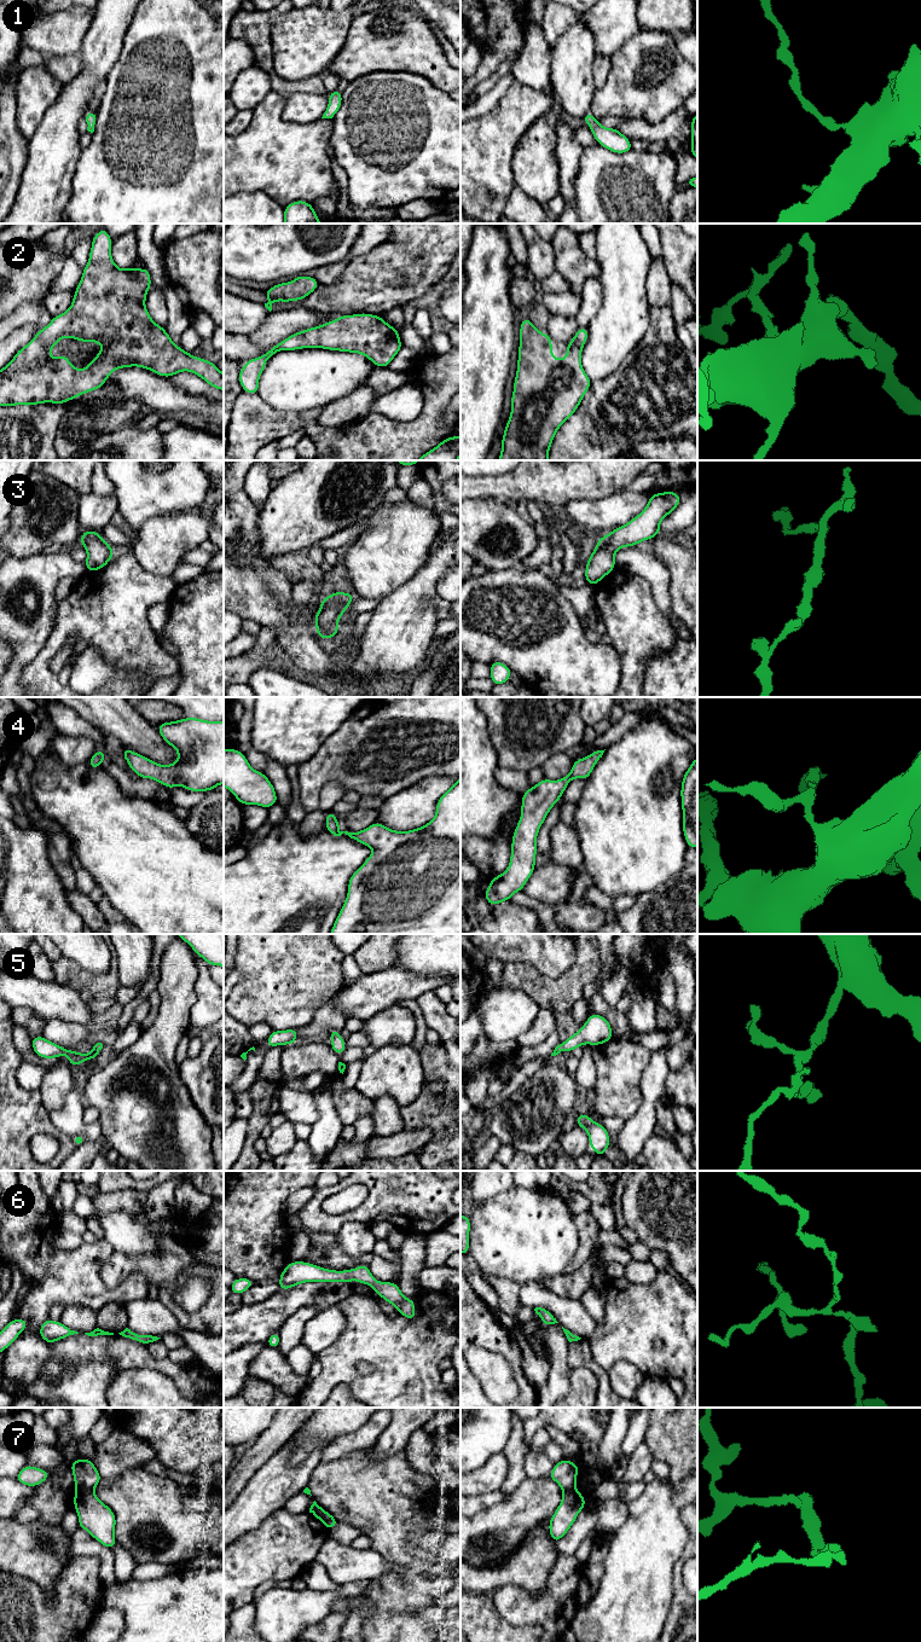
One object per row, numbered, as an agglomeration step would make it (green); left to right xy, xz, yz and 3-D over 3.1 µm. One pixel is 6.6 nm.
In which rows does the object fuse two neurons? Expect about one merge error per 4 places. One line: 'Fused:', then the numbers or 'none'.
Fused: 7

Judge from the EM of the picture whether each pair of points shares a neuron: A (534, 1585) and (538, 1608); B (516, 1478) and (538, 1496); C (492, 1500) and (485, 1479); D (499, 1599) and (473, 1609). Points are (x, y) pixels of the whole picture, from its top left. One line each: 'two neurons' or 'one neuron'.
A: two neurons
B: two neurons
C: two neurons
D: two neurons

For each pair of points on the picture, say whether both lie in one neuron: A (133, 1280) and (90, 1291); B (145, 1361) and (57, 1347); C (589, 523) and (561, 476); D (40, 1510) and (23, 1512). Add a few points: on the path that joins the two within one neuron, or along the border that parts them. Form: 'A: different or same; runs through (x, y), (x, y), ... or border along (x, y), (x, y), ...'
A: same; runs through (122, 1291), (120, 1293), (100, 1293)
B: same; runs through (123, 1351), (117, 1347), (79, 1347)
C: different; border along (603, 497), (573, 499), (562, 506)
D: same; runs through (36, 1510), (27, 1512)

